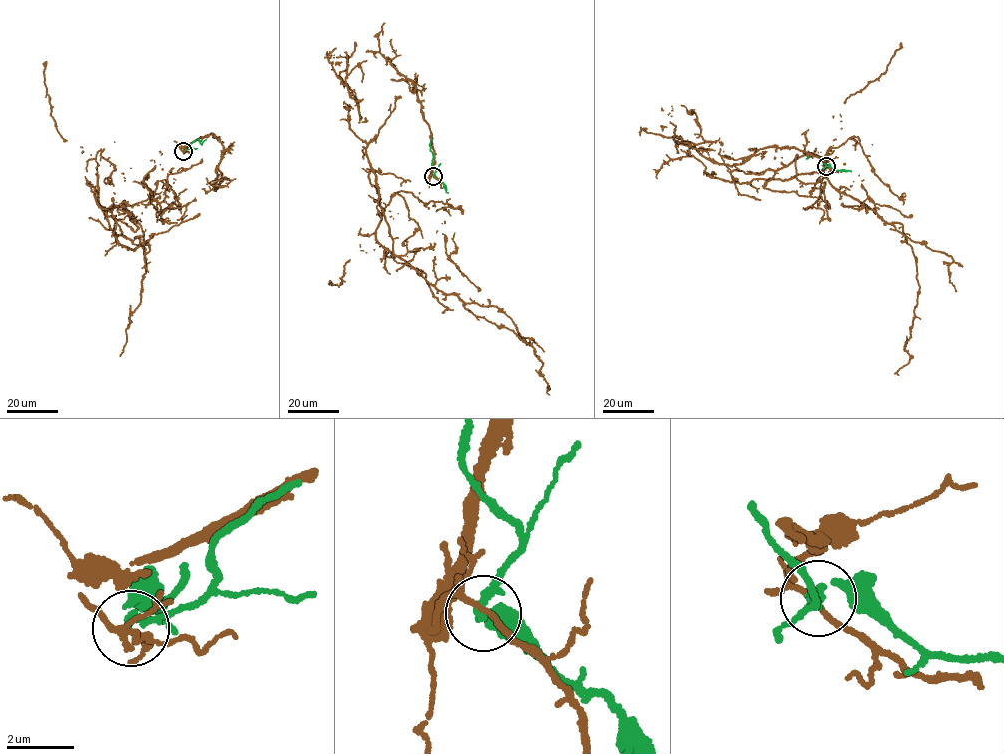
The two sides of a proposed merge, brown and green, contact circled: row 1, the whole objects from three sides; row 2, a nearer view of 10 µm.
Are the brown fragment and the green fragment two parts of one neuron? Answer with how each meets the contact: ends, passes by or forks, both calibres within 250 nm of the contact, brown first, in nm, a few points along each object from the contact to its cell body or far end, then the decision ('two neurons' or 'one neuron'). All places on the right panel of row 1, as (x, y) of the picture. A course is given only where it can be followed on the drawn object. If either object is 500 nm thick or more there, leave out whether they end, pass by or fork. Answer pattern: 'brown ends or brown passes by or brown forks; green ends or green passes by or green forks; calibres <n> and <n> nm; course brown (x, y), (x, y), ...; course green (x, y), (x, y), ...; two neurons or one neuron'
brown forks; green passes by; calibres 120 and 200 nm; course brown (825, 166), (773, 146), (731, 166), (672, 138), (709, 175), (820, 171), (902, 225), (919, 292), (899, 375); course green (826, 165), (820, 158), (807, 156); two neurons

